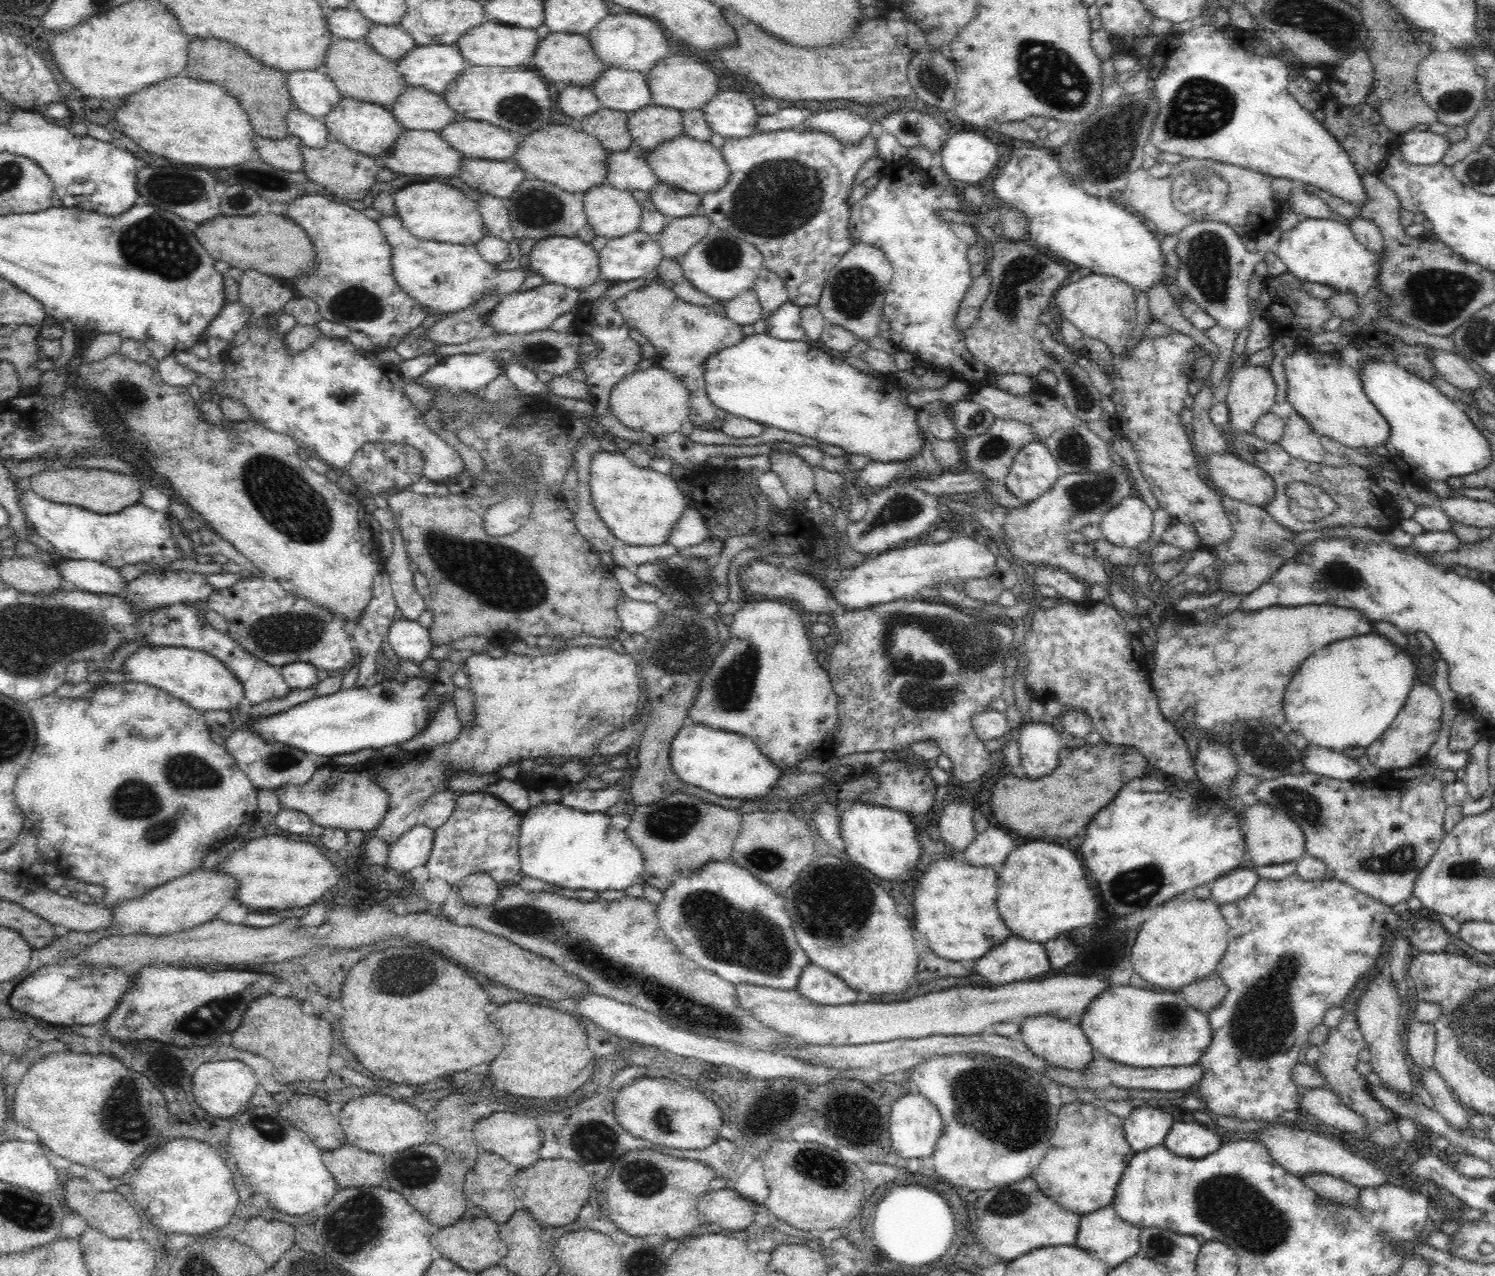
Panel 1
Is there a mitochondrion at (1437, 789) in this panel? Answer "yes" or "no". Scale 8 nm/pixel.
no

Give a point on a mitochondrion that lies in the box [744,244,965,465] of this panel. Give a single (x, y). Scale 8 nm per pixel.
(852, 290)

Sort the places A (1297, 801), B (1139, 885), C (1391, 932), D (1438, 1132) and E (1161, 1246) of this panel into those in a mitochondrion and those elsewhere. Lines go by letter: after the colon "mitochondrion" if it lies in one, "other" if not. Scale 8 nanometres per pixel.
A: mitochondrion
B: mitochondrion
C: other
D: other
E: mitochondrion

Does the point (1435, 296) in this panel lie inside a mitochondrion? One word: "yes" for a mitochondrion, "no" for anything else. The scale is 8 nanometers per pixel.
yes

